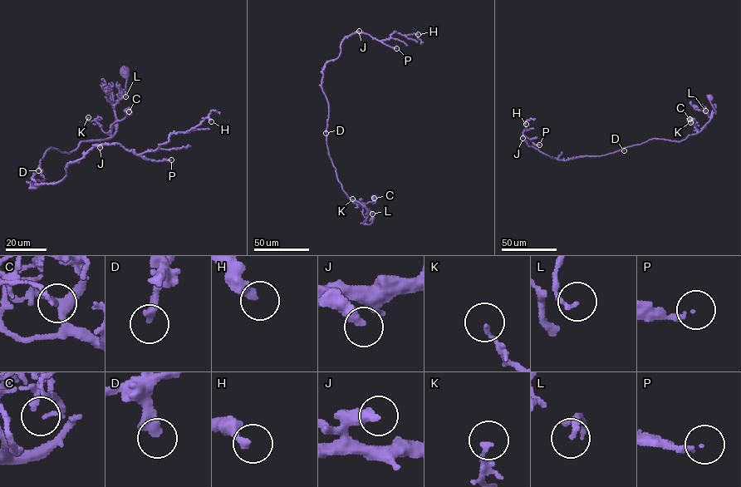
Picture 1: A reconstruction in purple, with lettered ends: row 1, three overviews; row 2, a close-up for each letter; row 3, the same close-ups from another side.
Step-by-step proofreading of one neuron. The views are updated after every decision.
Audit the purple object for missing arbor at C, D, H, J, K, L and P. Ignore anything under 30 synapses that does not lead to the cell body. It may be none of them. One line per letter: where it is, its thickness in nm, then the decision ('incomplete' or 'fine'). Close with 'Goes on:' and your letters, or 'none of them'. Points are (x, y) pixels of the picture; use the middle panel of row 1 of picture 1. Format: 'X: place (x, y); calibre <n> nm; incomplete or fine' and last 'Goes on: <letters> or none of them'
C: place (374, 198); calibre 130 nm; fine
D: place (326, 133); calibre 380 nm; fine
H: place (418, 34); calibre 320 nm; fine
J: place (359, 31); calibre 400 nm; fine
K: place (352, 199); calibre 170 nm; fine
L: place (372, 213); calibre 170 nm; fine
P: place (396, 48); calibre 160 nm; incomplete
Goes on: P

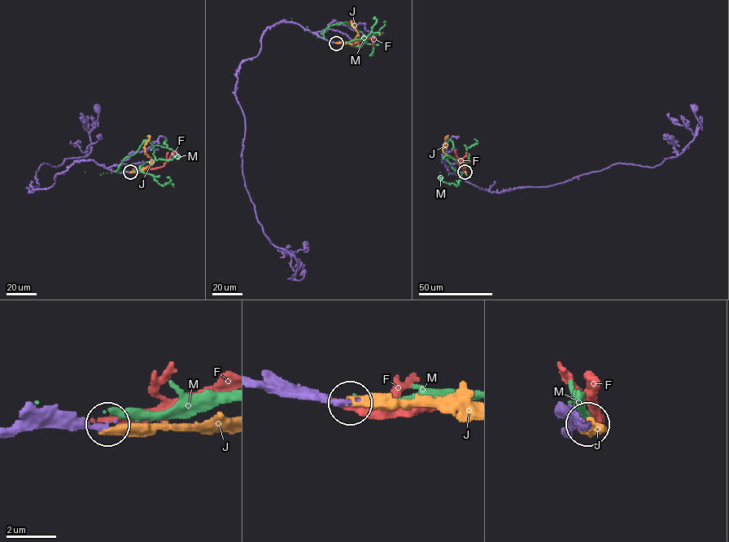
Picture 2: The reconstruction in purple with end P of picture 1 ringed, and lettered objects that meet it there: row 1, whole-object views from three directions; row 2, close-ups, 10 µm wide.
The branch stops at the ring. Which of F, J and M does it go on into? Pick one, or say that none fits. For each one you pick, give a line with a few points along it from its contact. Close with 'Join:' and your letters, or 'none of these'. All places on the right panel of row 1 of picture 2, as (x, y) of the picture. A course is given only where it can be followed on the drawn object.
Join: none of these

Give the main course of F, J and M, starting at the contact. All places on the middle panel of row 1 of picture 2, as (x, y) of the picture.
F: (336, 43), (355, 44), (373, 39), (383, 32)
J: (336, 43), (349, 43), (358, 32), (351, 21), (351, 24), (355, 23), (353, 27)
M: (337, 42), (323, 37), (323, 32), (330, 25), (345, 22), (358, 30)

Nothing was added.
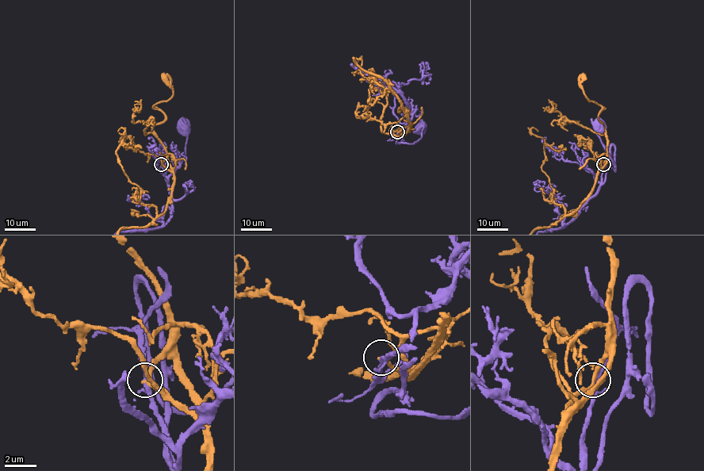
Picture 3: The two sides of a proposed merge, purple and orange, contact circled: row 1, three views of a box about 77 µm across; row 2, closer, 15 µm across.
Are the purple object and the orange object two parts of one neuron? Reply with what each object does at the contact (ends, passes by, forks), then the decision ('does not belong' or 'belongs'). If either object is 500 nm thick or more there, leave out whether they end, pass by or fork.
purple forks; orange passes by; does not belong

